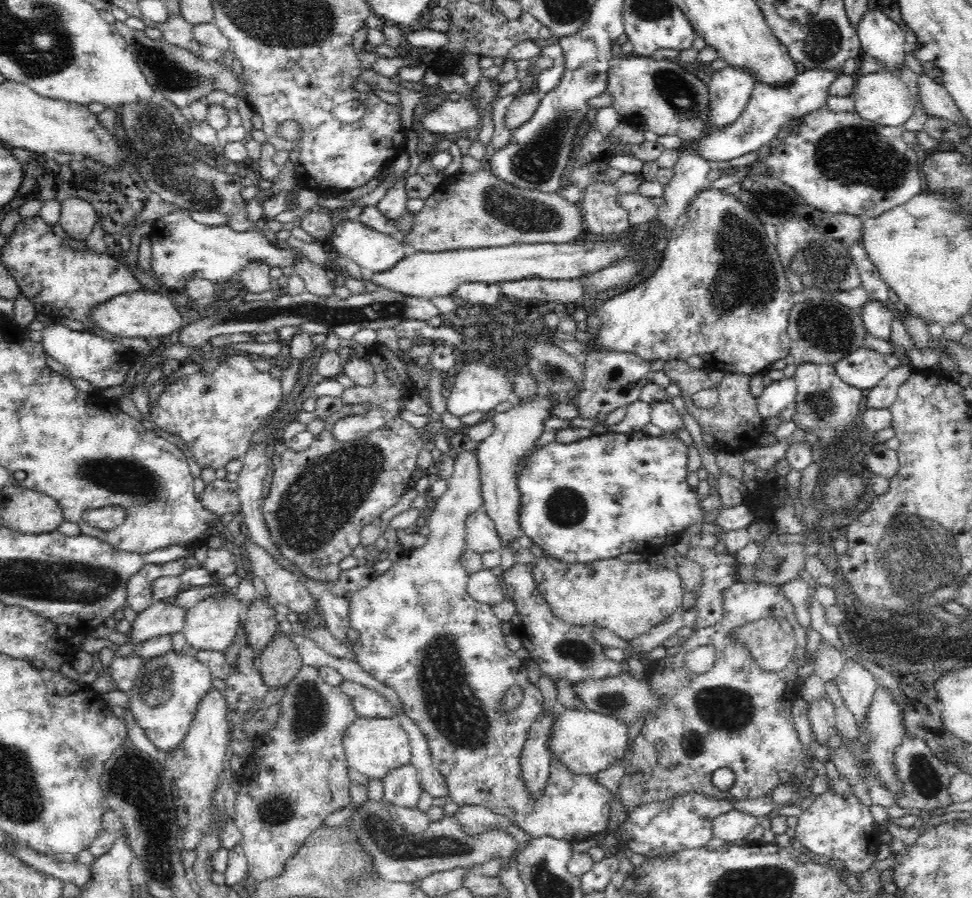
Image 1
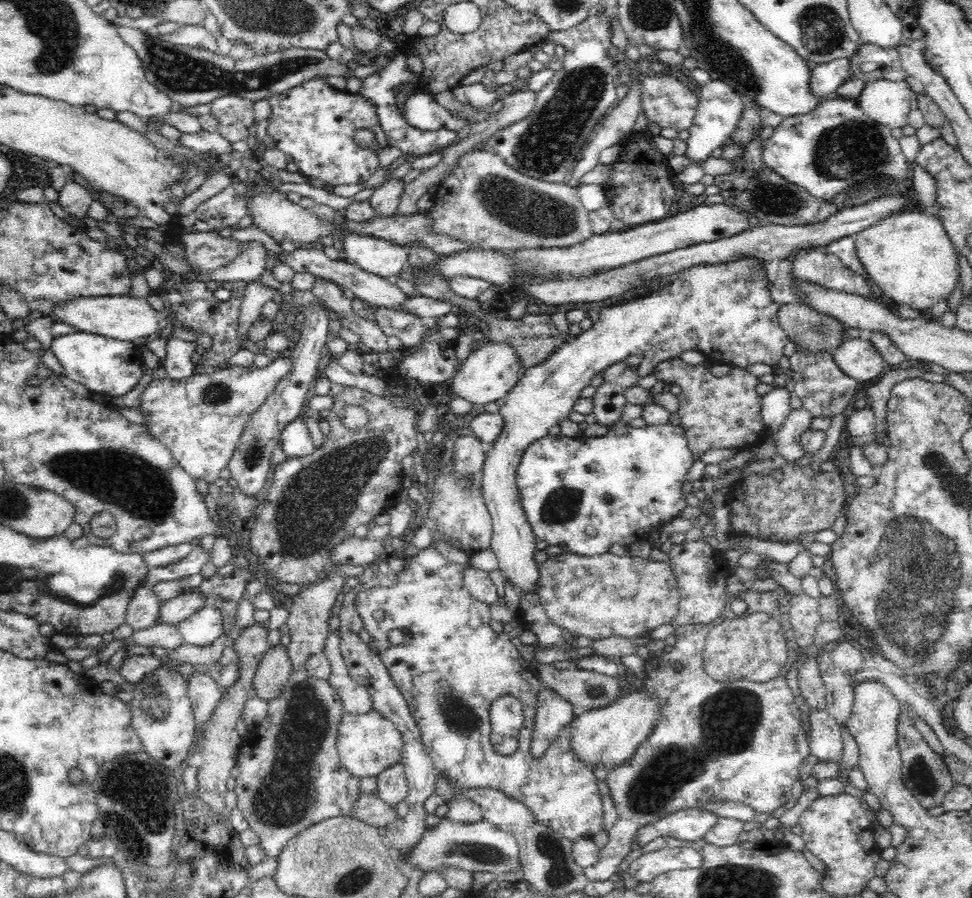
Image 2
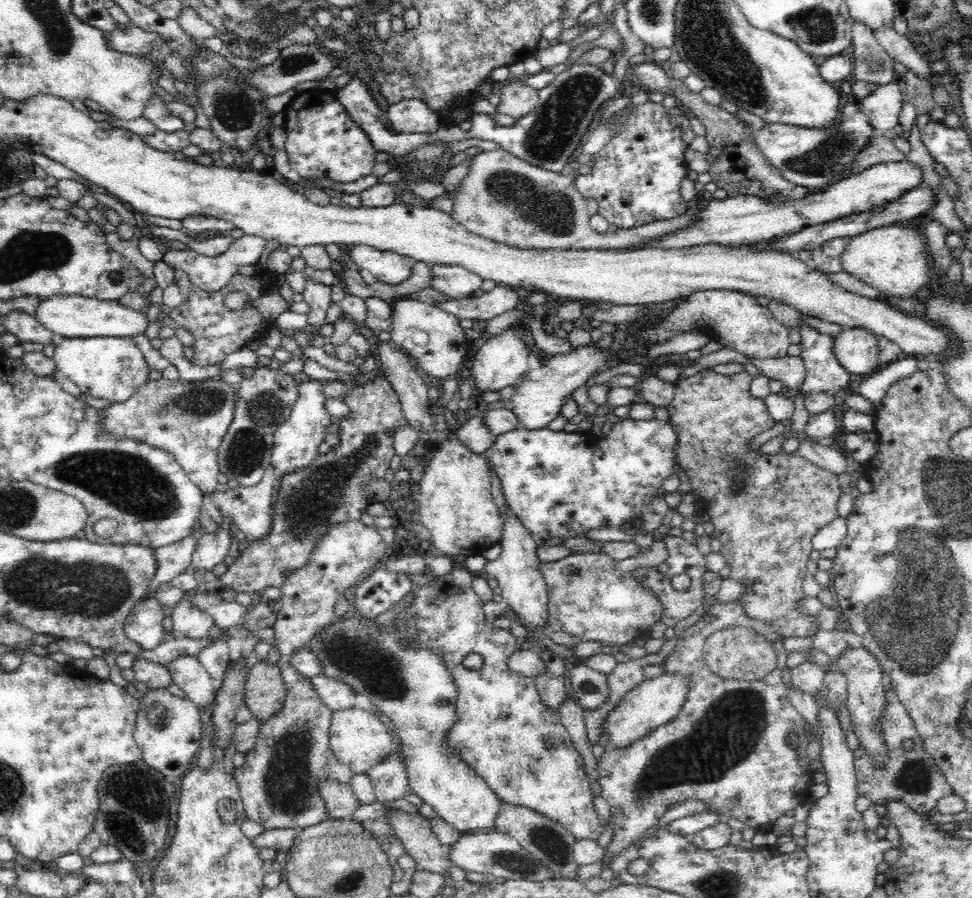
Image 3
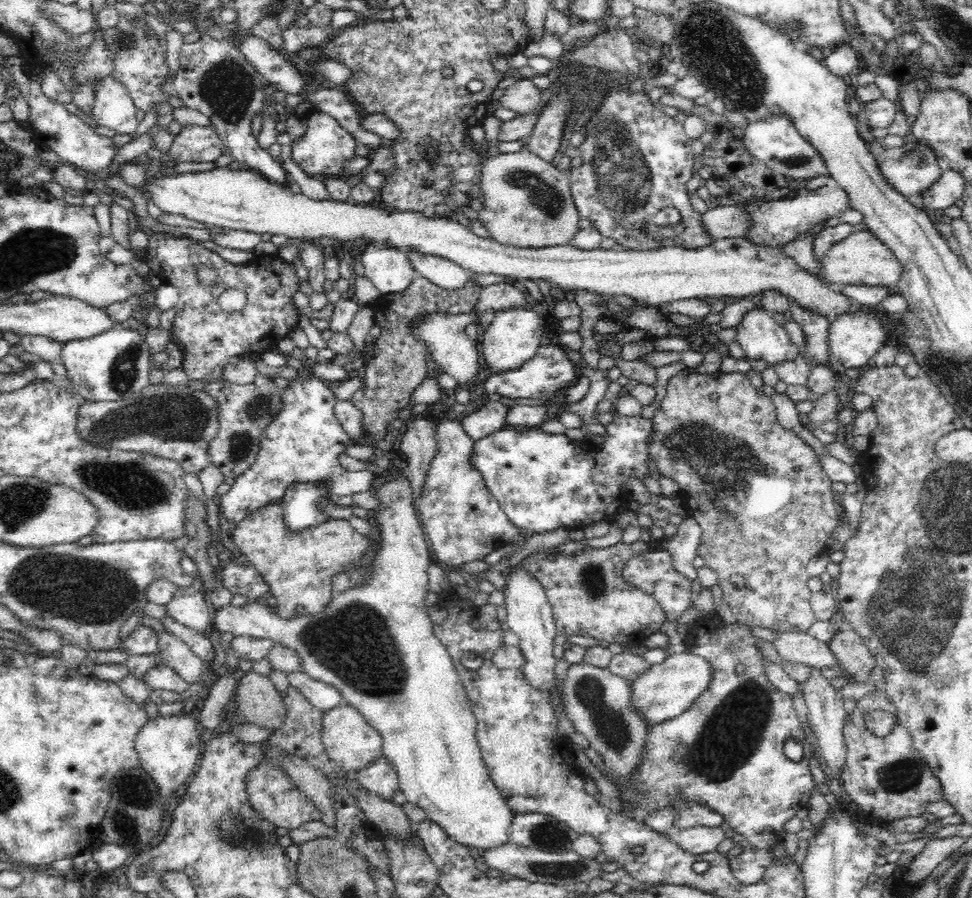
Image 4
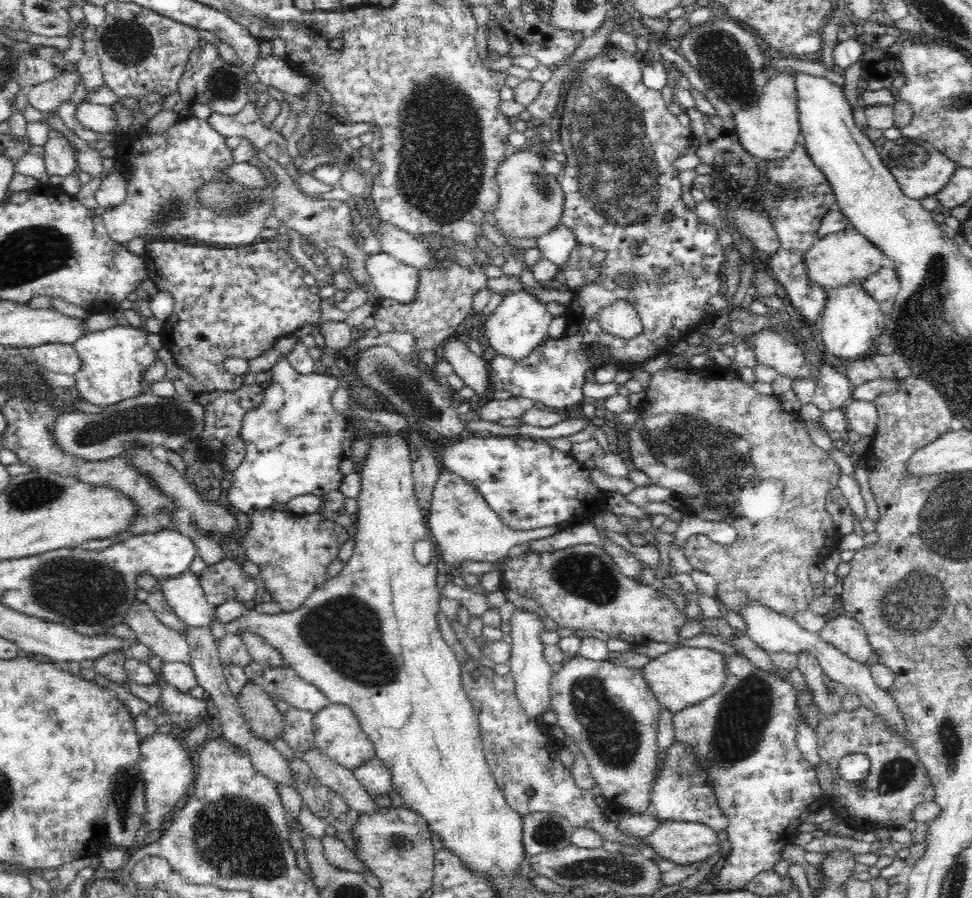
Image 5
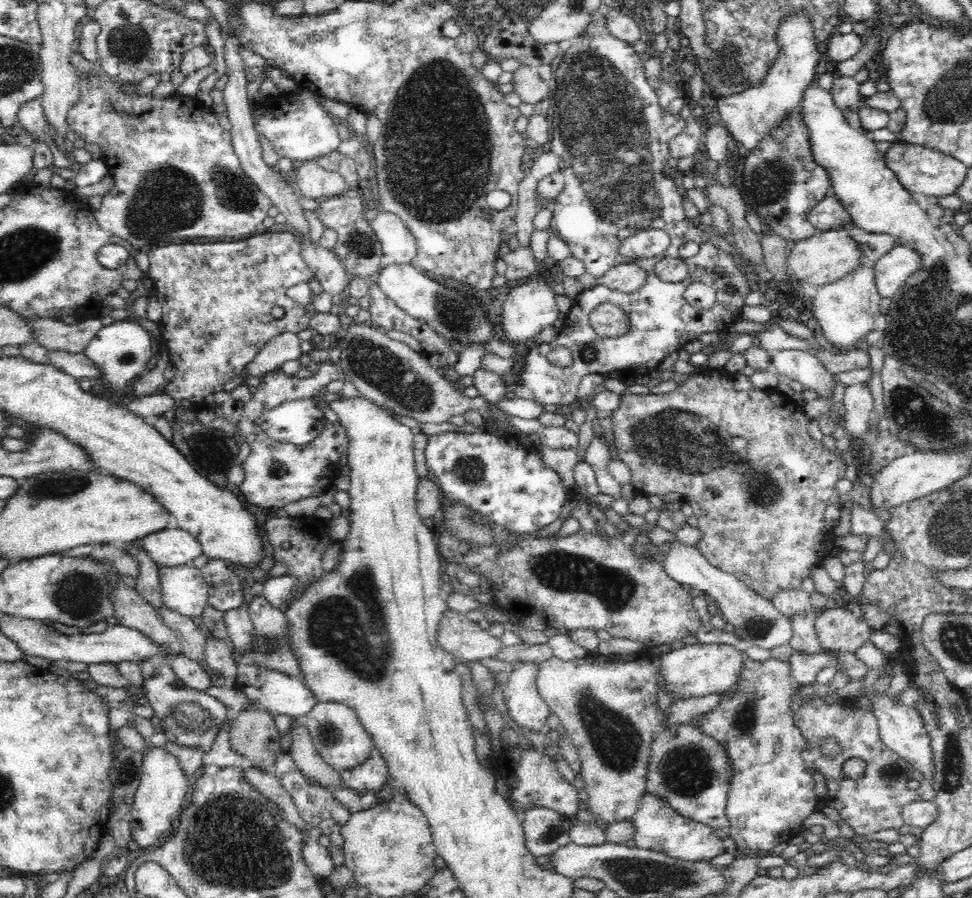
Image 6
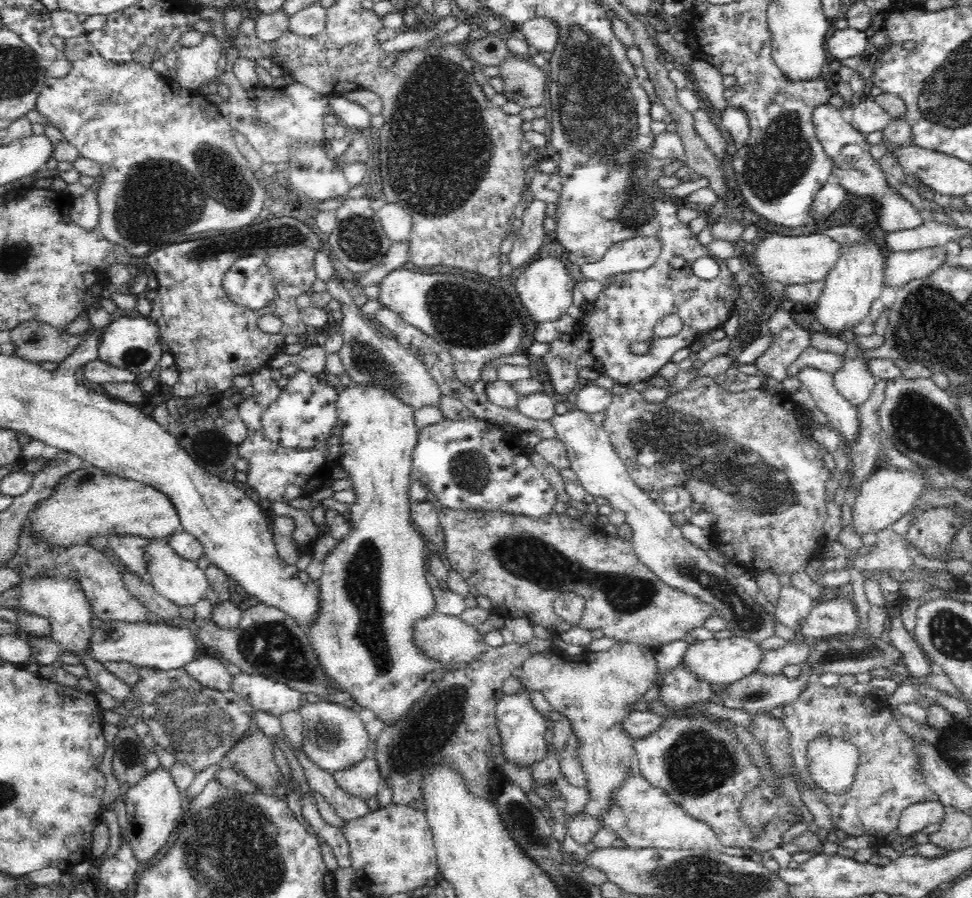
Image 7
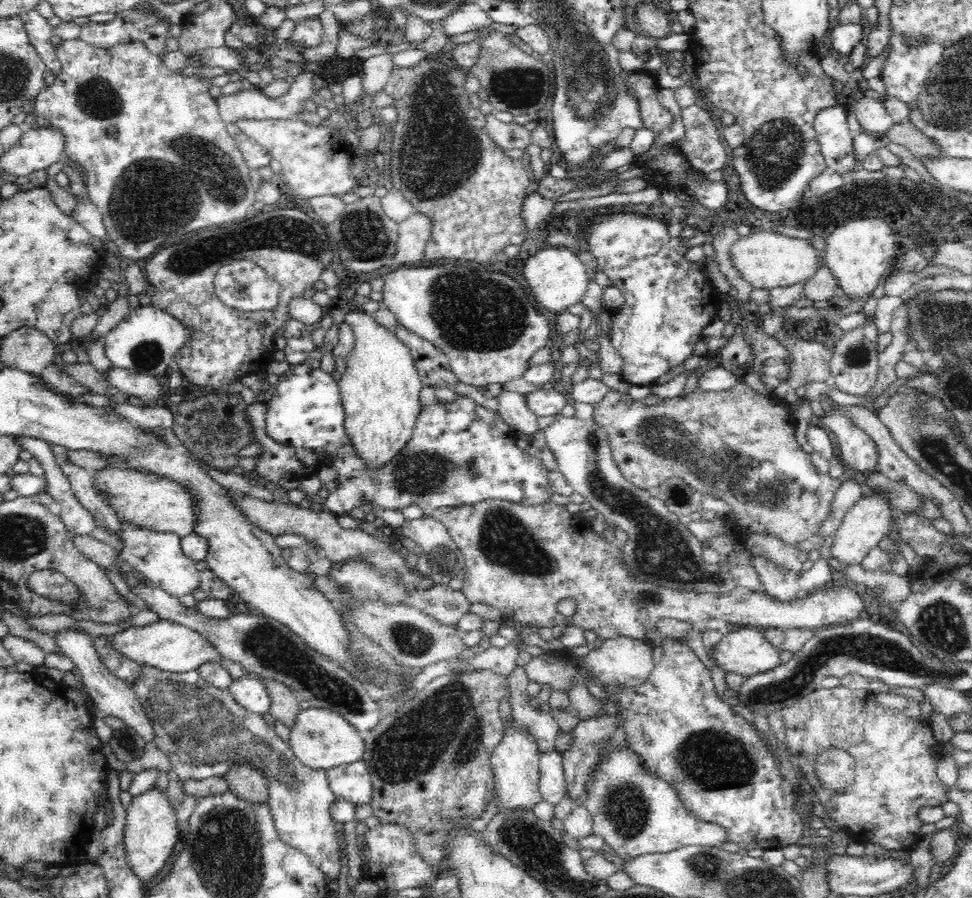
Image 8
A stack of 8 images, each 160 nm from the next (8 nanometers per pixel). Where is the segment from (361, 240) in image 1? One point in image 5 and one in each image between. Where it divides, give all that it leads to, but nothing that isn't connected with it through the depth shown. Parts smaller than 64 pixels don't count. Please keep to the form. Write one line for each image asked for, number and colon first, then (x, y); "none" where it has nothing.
2: (376, 256)
3: (389, 268)
4: (390, 270)
5: (392, 279)

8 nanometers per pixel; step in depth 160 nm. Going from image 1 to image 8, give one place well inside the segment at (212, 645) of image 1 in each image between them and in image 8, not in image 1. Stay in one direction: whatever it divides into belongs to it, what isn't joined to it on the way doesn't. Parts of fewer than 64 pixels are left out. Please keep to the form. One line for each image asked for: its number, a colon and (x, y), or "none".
2: (203, 627)
3: (189, 620)
4: (189, 608)
5: (185, 596)
6: (183, 588)
7: (181, 581)
8: (157, 555)

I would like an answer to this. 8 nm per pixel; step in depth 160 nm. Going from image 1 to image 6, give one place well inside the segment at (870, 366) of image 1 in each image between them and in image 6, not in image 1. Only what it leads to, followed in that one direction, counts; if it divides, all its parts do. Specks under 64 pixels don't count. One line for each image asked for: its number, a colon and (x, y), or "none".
2: (859, 359)
3: (856, 349)
4: (855, 337)
5: (851, 321)
6: (845, 309)

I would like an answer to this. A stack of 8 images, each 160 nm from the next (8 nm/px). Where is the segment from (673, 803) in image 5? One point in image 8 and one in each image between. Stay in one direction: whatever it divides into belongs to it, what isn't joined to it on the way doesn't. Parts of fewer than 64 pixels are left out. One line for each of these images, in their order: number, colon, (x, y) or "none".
6: (691, 771)
7: (703, 768)
8: (723, 772)

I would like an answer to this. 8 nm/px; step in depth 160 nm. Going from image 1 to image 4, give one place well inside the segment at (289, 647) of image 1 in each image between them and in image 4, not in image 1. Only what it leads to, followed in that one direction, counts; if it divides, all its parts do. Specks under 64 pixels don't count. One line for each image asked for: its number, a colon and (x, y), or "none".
2: (273, 673)
3: (265, 692)
4: (257, 699)

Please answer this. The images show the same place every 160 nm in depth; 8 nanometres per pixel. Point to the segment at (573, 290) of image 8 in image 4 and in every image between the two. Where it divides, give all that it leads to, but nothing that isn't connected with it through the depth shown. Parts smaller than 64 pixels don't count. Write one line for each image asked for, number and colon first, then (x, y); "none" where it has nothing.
4: (513, 337)
5: (519, 324)
6: (528, 308)
7: (545, 288)

